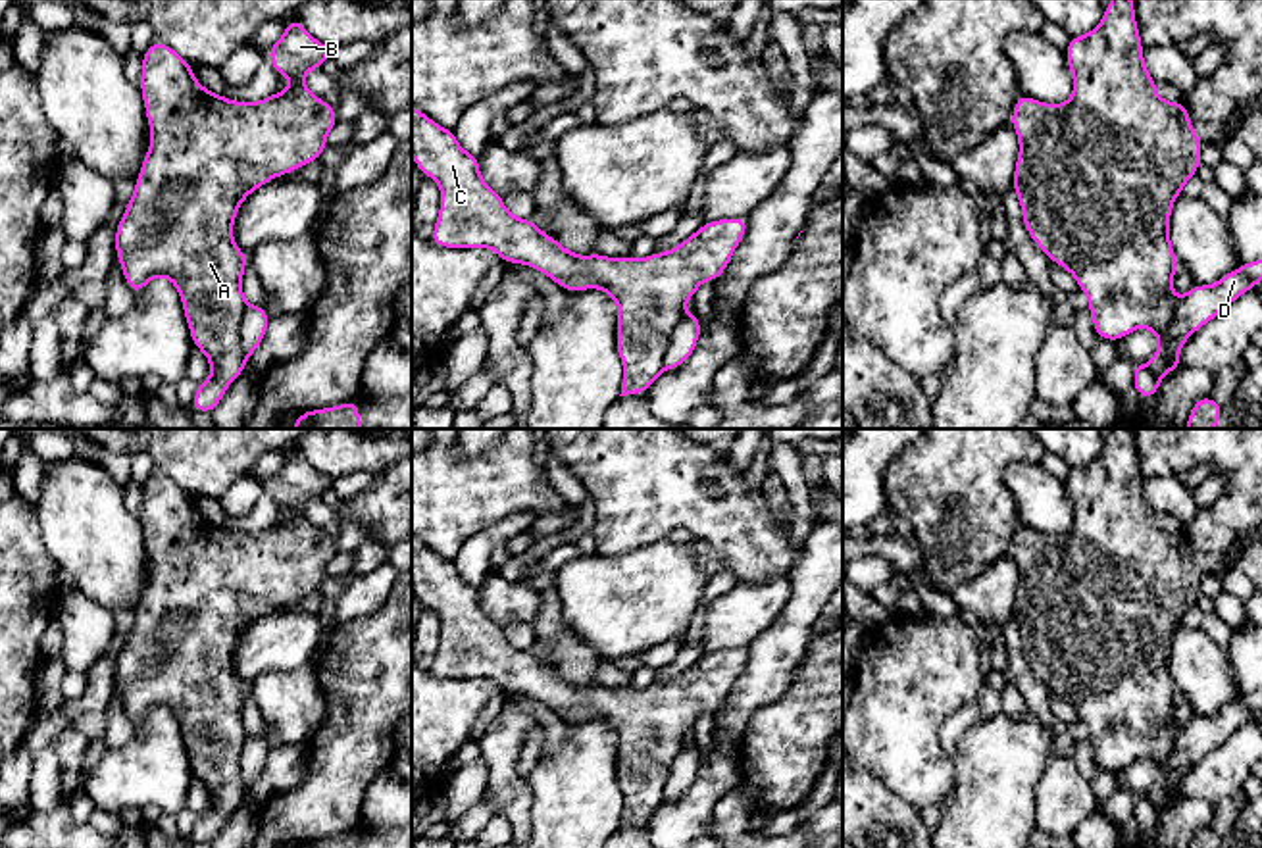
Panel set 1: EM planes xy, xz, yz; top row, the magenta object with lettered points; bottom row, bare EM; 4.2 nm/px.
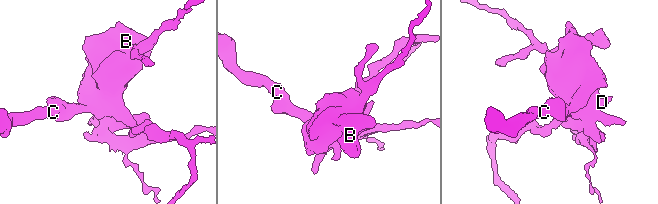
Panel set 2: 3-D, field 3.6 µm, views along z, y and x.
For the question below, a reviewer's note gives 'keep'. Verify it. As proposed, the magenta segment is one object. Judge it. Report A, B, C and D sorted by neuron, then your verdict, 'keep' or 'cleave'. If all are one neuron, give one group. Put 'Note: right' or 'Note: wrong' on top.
Note: wrong
A B C / D; cleave

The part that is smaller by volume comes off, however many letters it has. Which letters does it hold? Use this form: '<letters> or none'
D

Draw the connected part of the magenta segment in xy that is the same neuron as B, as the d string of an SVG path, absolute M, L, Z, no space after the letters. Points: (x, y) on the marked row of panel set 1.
M298 19L287 21L285 35L267 50L269 62L279 77L292 81L285 92L273 92L258 102L235 102L204 88L192 75L190 62L171 46L154 40L142 54L140 92L146 108L146 121L152 142L144 154L135 192L115 227L115 254L125 283L135 296L152 277L167 277L181 300L194 348L210 360L212 375L198 383L190 408L212 413L221 402L229 385L244 371L246 356L240 346L240 323L246 310L242 275L250 254L242 254L233 240L233 223L244 198L275 177L317 162L327 148L327 133L339 123L337 110L323 98L314 96L304 83L310 69L317 69L333 56L333 48L314 38Z

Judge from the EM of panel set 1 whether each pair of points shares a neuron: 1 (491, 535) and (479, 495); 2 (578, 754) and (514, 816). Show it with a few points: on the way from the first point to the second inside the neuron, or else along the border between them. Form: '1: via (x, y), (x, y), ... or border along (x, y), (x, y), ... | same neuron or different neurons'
1: border along (531, 512), (516, 512), (478, 531), (454, 556) | different neurons
2: border along (526, 779), (531, 791), (531, 827) | different neurons

